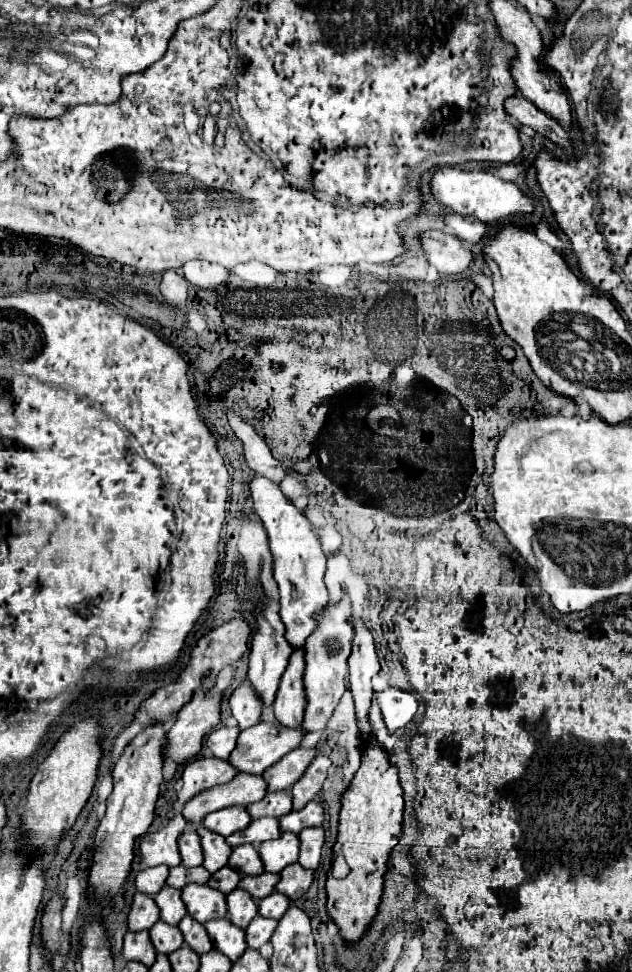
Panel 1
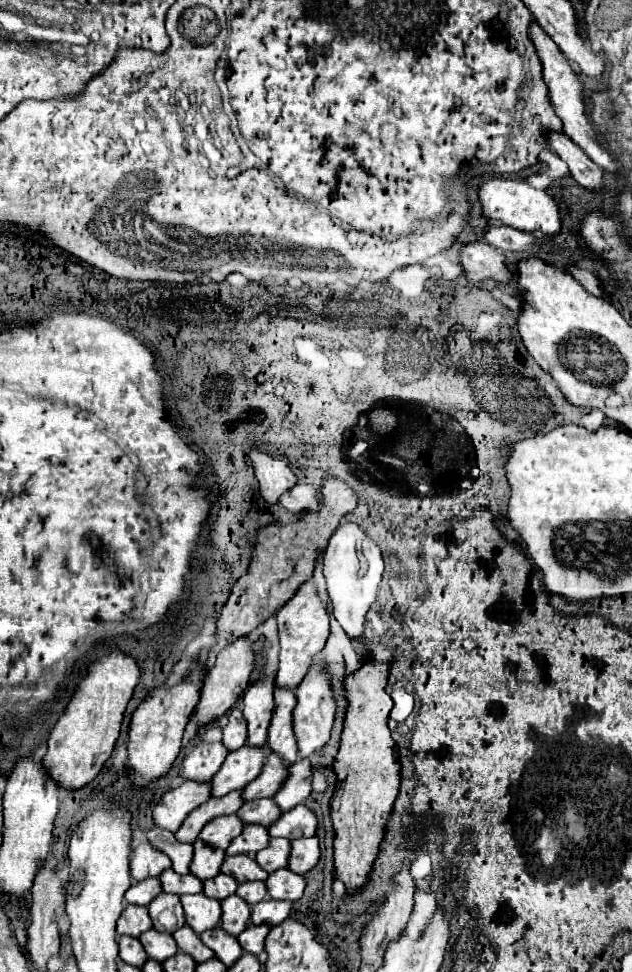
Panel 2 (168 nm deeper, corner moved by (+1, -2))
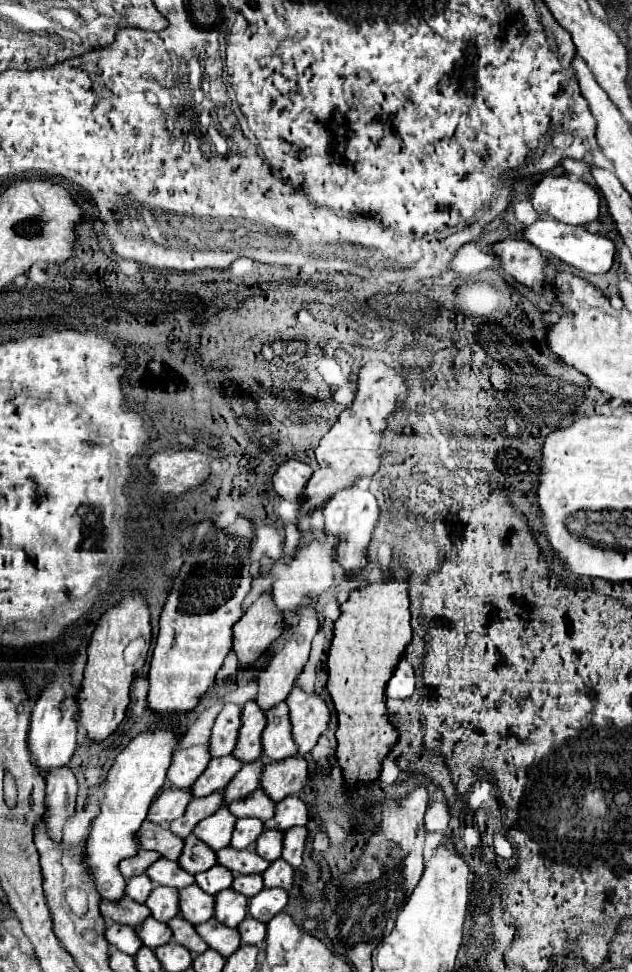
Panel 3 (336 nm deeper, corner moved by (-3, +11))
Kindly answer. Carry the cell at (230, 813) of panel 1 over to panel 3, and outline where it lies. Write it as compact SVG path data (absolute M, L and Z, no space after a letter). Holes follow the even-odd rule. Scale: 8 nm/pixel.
M221 806L215 814L201 820L197 824L197 828L193 830L193 834L197 838L201 838L205 844L209 844L213 850L221 850L221 848L229 846L231 834L235 830L235 822L237 822L237 818L233 814L229 814L229 808Z

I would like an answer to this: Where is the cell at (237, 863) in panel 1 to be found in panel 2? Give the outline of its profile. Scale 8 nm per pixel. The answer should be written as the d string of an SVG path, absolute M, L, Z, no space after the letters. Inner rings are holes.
M235 855L235 857L225 857L221 871L225 875L231 875L237 883L245 883L245 881L265 881L269 877L267 871L263 871L257 861L249 855Z

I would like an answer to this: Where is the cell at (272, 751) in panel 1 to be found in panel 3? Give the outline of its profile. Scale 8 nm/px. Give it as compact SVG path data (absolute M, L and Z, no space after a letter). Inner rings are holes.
M233 754L213 758L209 762L207 770L191 786L193 796L199 798L199 796L207 796L215 790L223 790L229 784L229 780L237 774L237 770L241 770L241 766L243 766L243 762L237 762L237 758L233 758Z

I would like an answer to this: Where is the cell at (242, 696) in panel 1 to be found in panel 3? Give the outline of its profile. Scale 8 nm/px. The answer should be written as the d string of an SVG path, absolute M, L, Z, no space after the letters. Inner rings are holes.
M229 702L223 706L211 728L211 754L227 756L237 746L237 726L241 726L241 706Z

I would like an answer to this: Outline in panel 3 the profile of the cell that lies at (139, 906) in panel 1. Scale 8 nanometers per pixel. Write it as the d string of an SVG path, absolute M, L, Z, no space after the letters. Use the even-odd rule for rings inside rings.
M123 898L115 906L113 904L103 904L101 910L103 910L105 918L109 918L113 922L119 922L119 924L127 924L127 926L137 926L145 918L151 916L151 910L145 904L133 902L131 898Z

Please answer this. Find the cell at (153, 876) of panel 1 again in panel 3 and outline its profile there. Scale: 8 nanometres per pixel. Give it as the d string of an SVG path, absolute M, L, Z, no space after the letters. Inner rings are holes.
M141 874L141 876L137 876L137 878L129 878L129 880L127 880L125 894L127 894L129 898L133 898L135 902L145 902L151 890L153 890L153 882L149 882L149 876Z

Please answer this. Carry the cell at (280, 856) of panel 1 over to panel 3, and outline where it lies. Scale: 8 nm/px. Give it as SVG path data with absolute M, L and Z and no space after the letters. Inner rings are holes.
M265 830L255 844L255 850L261 858L273 862L277 858L281 858L283 852L283 832L279 830Z

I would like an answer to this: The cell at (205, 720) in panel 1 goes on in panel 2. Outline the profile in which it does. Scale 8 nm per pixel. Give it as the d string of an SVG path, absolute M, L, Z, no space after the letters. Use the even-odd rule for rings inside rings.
M247 635L241 639L235 639L233 643L223 647L223 651L219 651L215 665L209 669L209 675L205 677L201 701L195 709L195 717L199 719L199 727L211 723L215 717L225 715L237 703L237 699L243 695L243 691L249 685L253 663L255 663L255 649L253 649L253 643L249 641Z

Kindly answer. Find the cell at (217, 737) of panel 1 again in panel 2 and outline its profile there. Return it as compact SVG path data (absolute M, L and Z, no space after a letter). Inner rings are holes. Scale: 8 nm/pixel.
M199 743L189 751L181 763L181 779L183 781L197 781L207 783L225 761L227 751L221 747L221 743Z

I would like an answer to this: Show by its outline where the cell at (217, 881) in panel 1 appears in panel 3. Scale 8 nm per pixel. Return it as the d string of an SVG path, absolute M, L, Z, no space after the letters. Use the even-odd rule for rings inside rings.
M215 864L213 868L209 868L209 870L205 870L205 872L199 872L199 874L195 876L195 882L197 882L207 894L213 894L213 896L215 896L217 892L221 892L221 890L225 890L225 888L231 886L233 874L231 874L231 870L225 870L225 866Z

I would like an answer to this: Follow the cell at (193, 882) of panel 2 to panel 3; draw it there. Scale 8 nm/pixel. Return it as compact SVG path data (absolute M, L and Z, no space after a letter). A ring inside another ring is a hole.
M159 858L155 864L151 864L147 868L147 876L161 886L173 886L177 890L195 884L195 878L191 874L185 874L185 870L181 870L177 866L177 862L167 860L167 858Z

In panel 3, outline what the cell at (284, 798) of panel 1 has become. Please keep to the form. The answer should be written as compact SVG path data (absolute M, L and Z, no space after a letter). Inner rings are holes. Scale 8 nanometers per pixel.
M257 788L247 798L231 802L229 810L237 818L261 818L265 822L265 820L269 820L275 814L275 802L265 794L265 790Z

